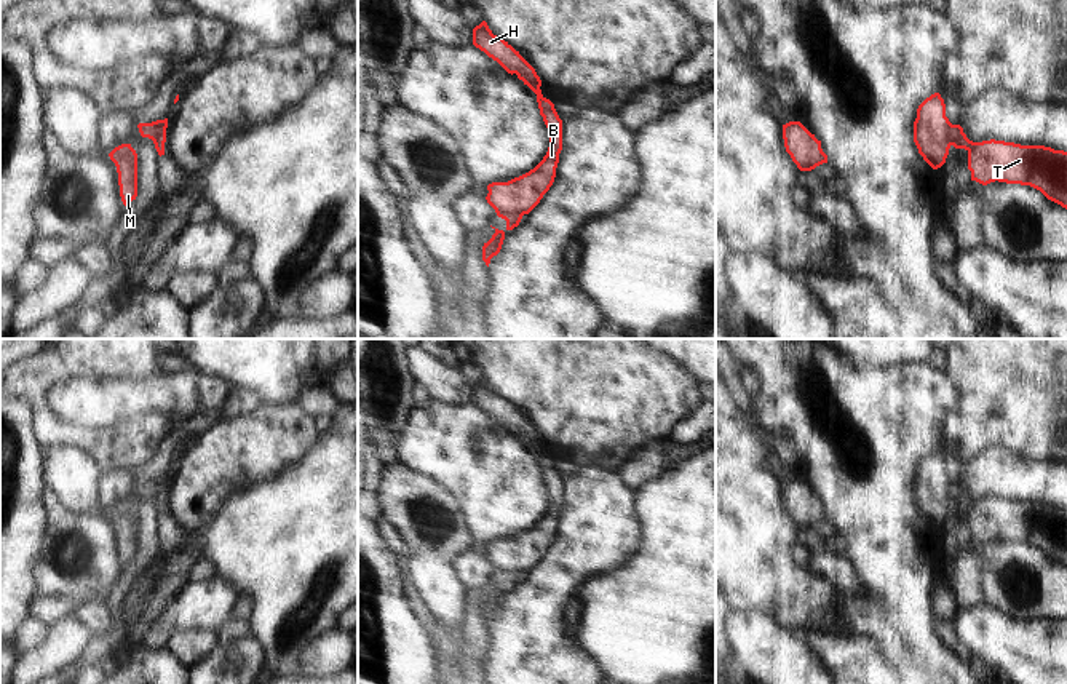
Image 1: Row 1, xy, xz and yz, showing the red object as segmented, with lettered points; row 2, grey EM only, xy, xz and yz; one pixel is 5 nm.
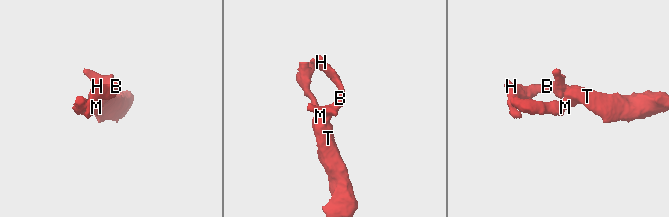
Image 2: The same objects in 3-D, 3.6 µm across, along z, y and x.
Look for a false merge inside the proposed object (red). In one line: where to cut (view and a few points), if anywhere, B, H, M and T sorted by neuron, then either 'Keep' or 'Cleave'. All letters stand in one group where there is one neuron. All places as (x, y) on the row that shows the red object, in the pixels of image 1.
Split along yz (952, 125), (949, 128), (951, 144). Groups: B H / M T. Cleave.

